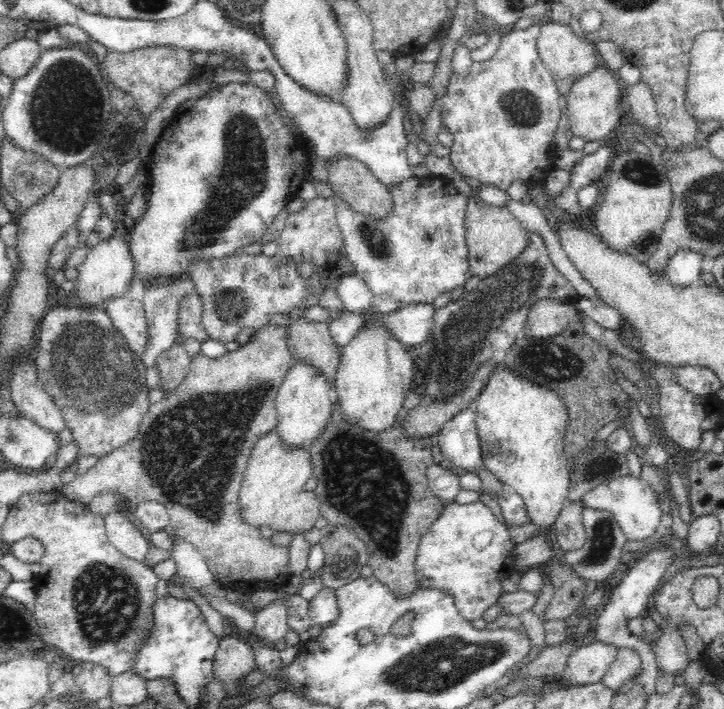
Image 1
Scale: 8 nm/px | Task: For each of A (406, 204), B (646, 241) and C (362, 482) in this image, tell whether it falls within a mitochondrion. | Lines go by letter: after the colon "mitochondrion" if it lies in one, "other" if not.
A: other
B: mitochondrion
C: mitochondrion

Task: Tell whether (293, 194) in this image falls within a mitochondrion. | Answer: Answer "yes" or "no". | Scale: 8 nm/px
no

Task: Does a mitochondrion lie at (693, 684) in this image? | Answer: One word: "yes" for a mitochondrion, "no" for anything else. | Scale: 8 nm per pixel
no

